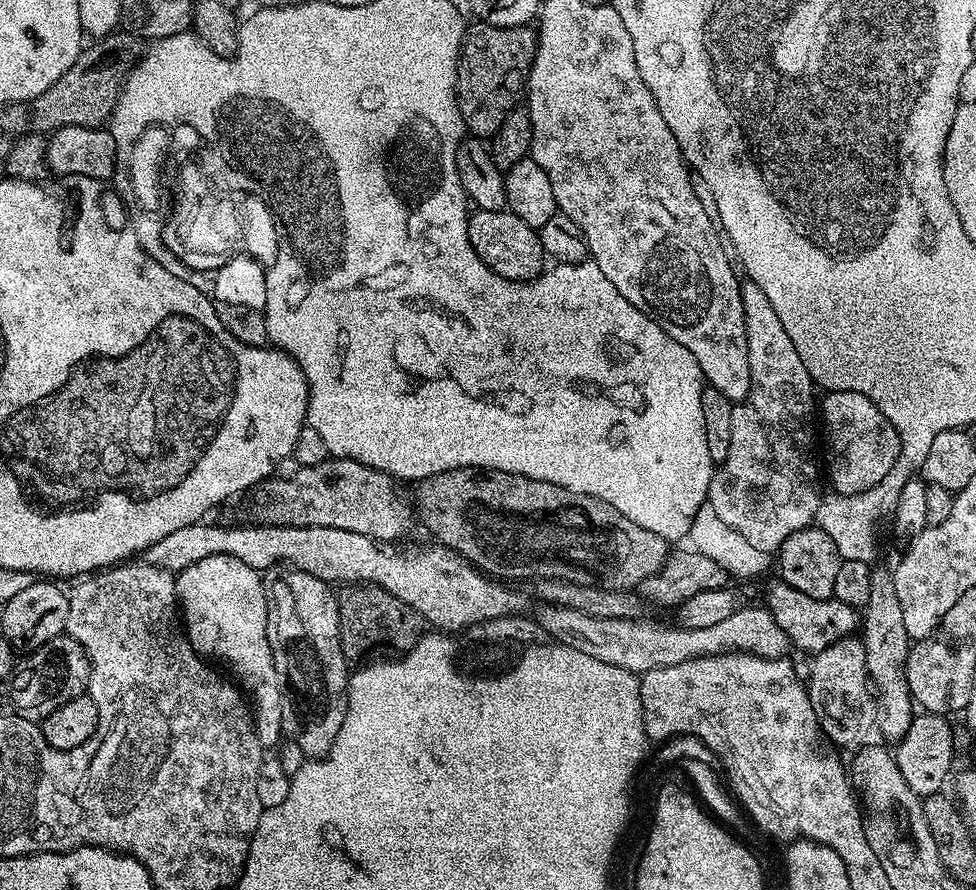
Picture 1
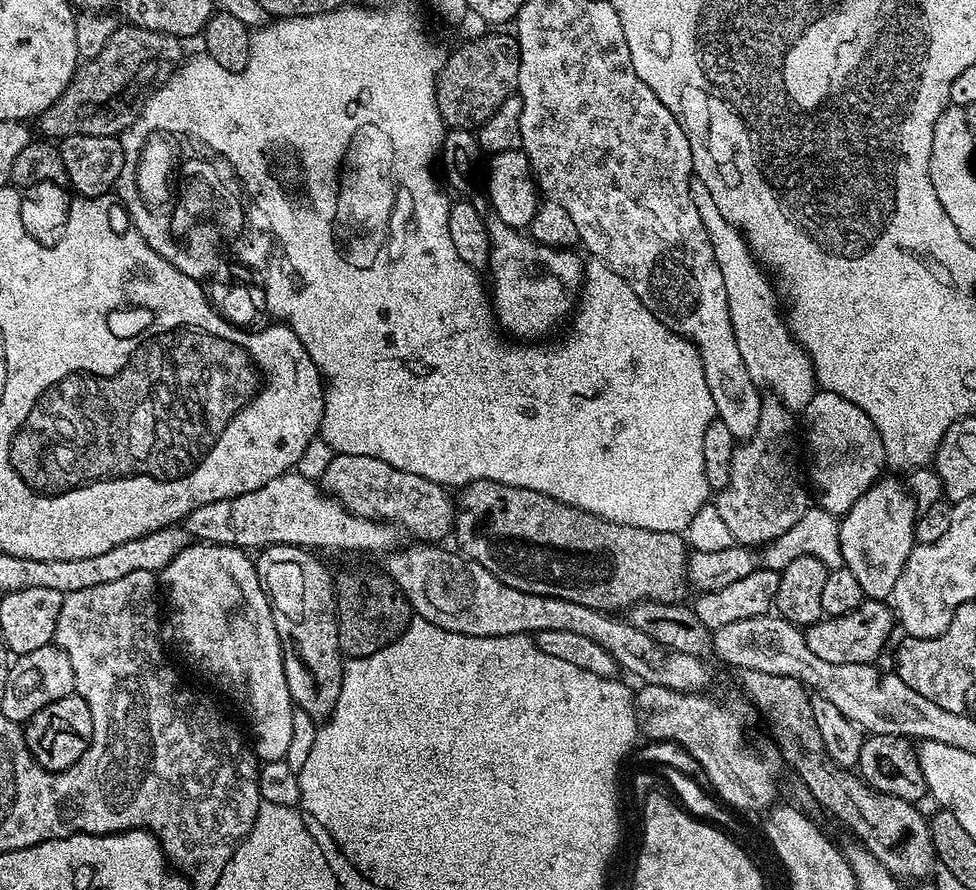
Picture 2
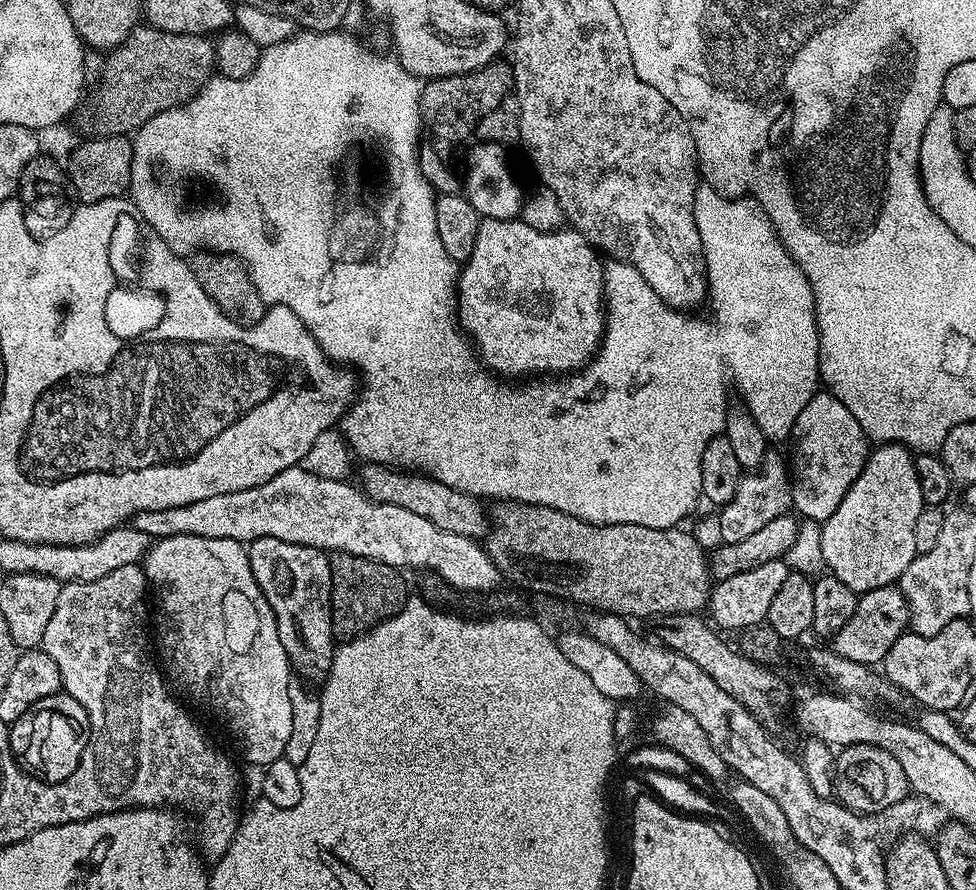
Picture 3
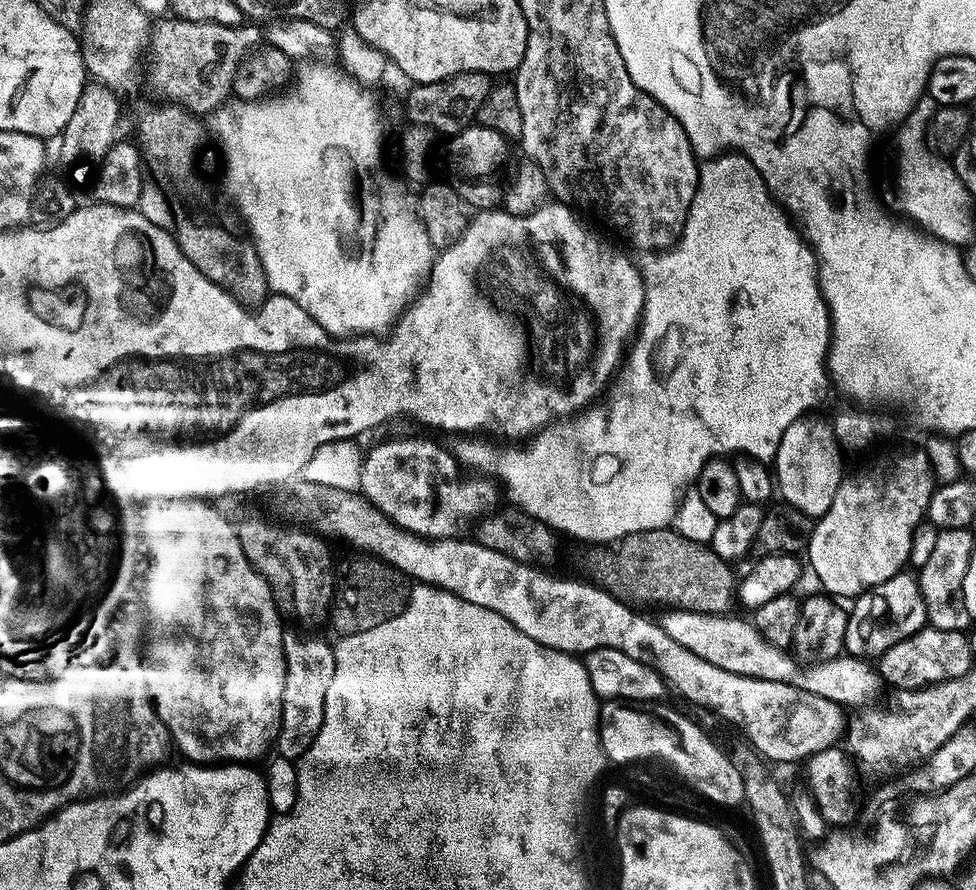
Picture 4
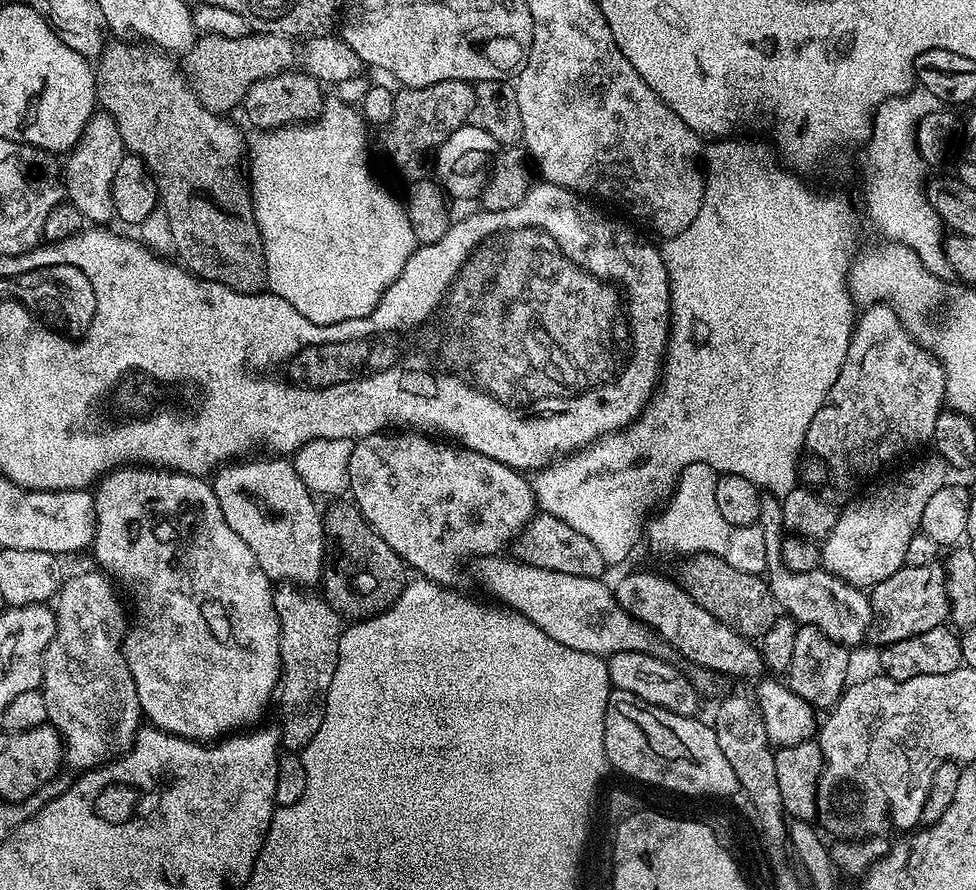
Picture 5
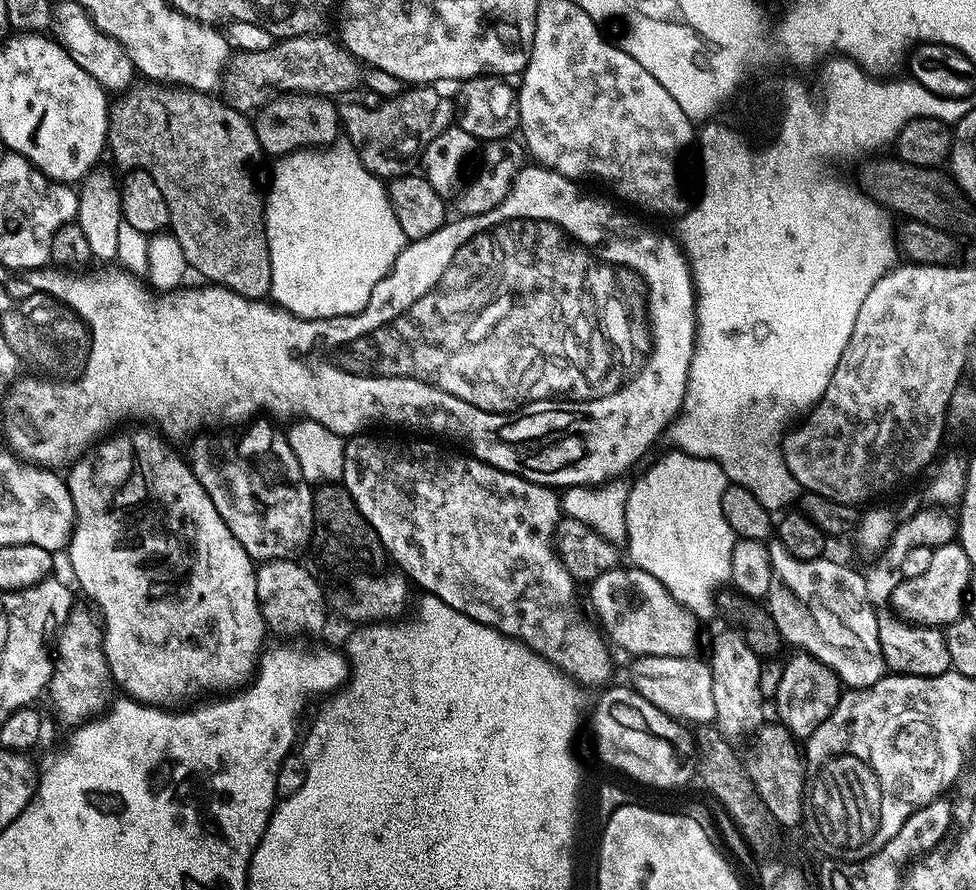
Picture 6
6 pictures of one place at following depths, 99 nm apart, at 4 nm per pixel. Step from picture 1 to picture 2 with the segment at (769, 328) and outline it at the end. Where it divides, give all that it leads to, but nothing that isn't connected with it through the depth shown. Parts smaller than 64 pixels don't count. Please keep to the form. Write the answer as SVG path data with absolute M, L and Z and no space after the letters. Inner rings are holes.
M769 399L761 403L758 430L754 430L748 440L737 443L734 462L730 462L730 482L714 497L718 514L726 522L735 543L745 546L765 546L778 539L810 506L809 489L792 457L792 447L798 444L797 417L778 399Z

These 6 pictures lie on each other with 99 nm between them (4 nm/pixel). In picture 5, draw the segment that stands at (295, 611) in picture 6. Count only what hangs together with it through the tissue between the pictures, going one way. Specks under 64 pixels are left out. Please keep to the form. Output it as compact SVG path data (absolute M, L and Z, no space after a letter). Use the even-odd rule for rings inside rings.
M280 582L275 585L272 601L274 610L280 619L280 671L282 673L278 685L278 704L280 700L280 743L289 753L299 753L318 734L318 726L322 726L324 717L324 698L334 678L334 670L338 662L338 642L342 631L340 617L323 595L314 593L307 587L298 584Z

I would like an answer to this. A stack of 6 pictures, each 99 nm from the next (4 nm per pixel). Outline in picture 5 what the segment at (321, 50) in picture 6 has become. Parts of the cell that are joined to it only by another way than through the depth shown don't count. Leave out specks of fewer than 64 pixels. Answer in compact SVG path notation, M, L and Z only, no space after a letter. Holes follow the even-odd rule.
M249 34L242 38L226 38L225 36L201 35L187 53L188 68L186 67L186 79L191 85L192 91L200 98L202 106L211 112L221 114L231 113L231 108L239 109L244 103L244 95L254 86L254 82L270 78L279 72L289 71L292 64L297 63L298 52L292 49L293 41L286 36L274 36L271 34Z

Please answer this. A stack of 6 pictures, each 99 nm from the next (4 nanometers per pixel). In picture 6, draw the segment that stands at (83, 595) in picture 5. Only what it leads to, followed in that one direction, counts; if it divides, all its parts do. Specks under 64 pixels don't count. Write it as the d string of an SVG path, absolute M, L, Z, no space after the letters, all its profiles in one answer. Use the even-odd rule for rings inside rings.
M80 606L73 607L54 644L52 681L48 683L46 692L49 697L52 695L57 718L71 726L97 719L113 699L114 685L104 653L104 634L97 617L93 613L92 616Z

